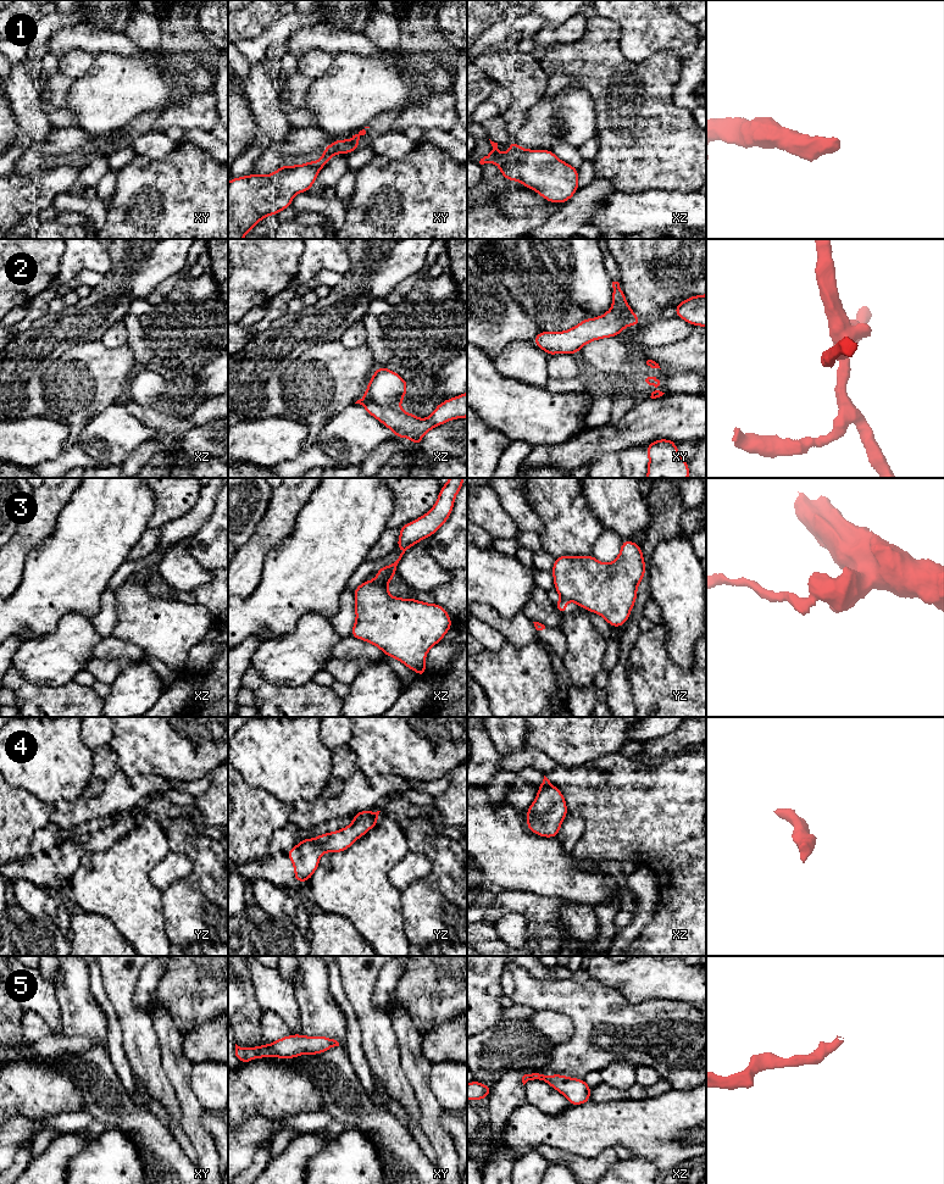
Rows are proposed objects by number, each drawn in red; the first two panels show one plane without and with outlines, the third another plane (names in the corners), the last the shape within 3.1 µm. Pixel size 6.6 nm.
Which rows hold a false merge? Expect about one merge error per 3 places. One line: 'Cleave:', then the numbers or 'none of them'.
Cleave: 2, 3

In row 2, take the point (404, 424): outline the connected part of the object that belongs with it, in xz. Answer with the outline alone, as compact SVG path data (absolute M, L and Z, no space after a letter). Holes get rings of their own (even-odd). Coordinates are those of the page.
M467 391L443 401L424 419L420 419L415 413L407 413L399 407L377 405L367 396L355 404L362 405L371 416L392 429L395 433L395 438L411 438L415 448L420 448L421 439L428 430L448 421L467 417Z

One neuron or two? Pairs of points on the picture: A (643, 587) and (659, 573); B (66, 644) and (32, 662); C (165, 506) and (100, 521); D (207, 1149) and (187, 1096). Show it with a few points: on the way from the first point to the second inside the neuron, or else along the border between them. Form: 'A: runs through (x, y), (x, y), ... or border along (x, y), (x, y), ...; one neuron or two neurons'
A: border along (653, 554), (649, 567), (650, 598); two neurons
B: runs through (57, 652), (49, 661), (40, 661); one neuron
C: border along (151, 490), (154, 512), (146, 527); two neurons
D: runs through (198, 1135), (192, 1126), (192, 1110); one neuron

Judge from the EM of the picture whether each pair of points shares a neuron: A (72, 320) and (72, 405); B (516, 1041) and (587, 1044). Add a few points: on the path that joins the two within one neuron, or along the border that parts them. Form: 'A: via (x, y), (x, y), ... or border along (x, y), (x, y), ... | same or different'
A: border along (99, 339), (79, 343), (66, 350), (49, 366) | different
B: border along (559, 1044), (553, 1050), (549, 1062), (542, 1068) | different

